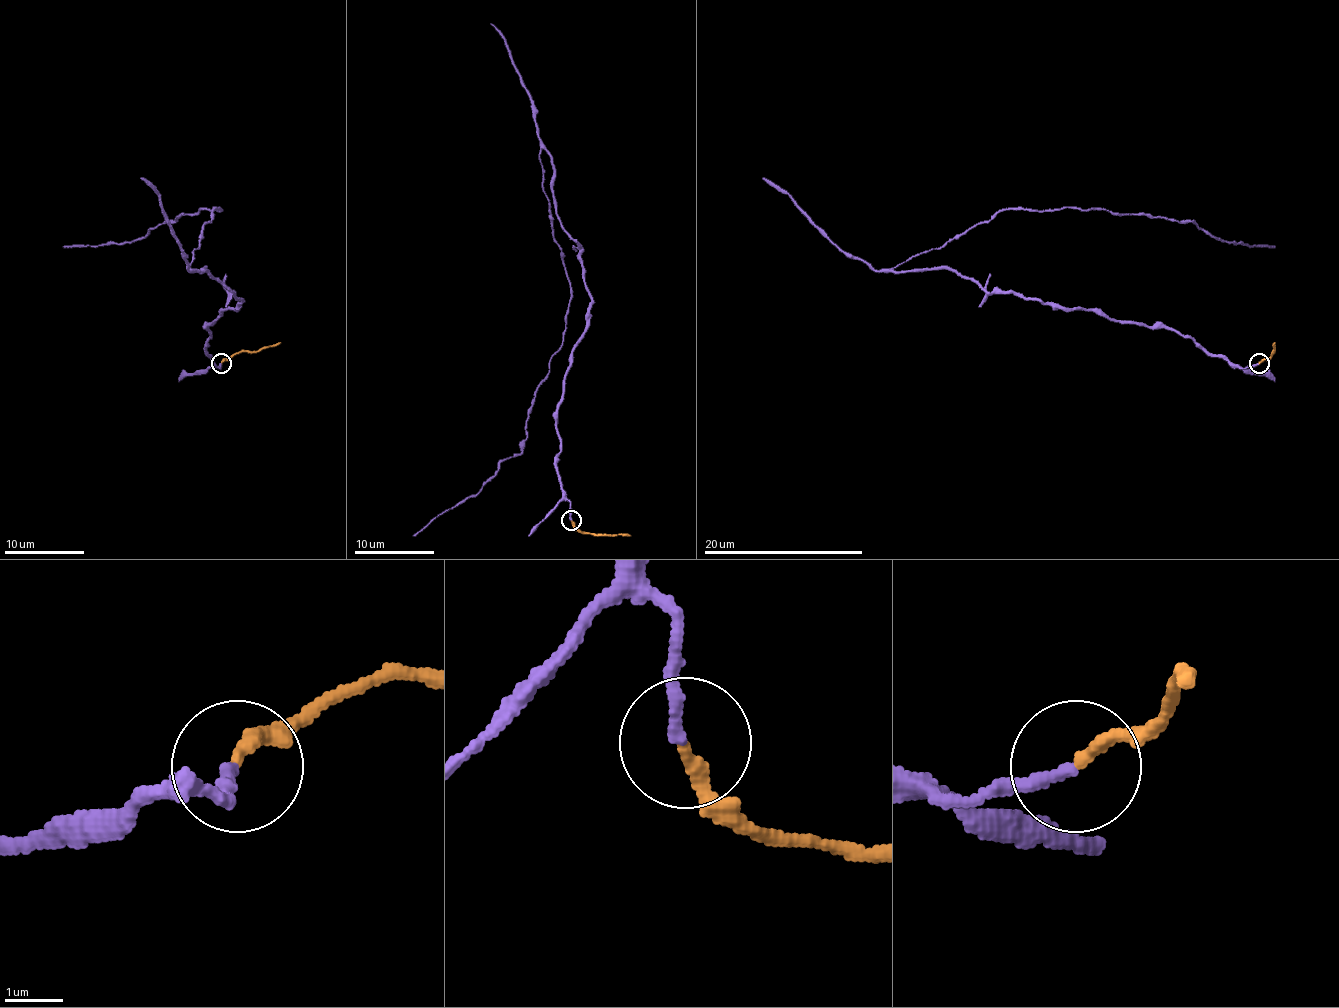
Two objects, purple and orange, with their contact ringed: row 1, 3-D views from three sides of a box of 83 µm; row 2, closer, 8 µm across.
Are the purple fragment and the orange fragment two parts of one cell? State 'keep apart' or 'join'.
join

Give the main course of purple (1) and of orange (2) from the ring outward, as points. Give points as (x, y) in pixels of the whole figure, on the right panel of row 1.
1: (1258, 364), (1208, 356), (1164, 328), (985, 292), (947, 268), (889, 268), (1009, 208), (1150, 214), (1274, 246)
2: (1258, 364), (1272, 354), (1274, 342)

